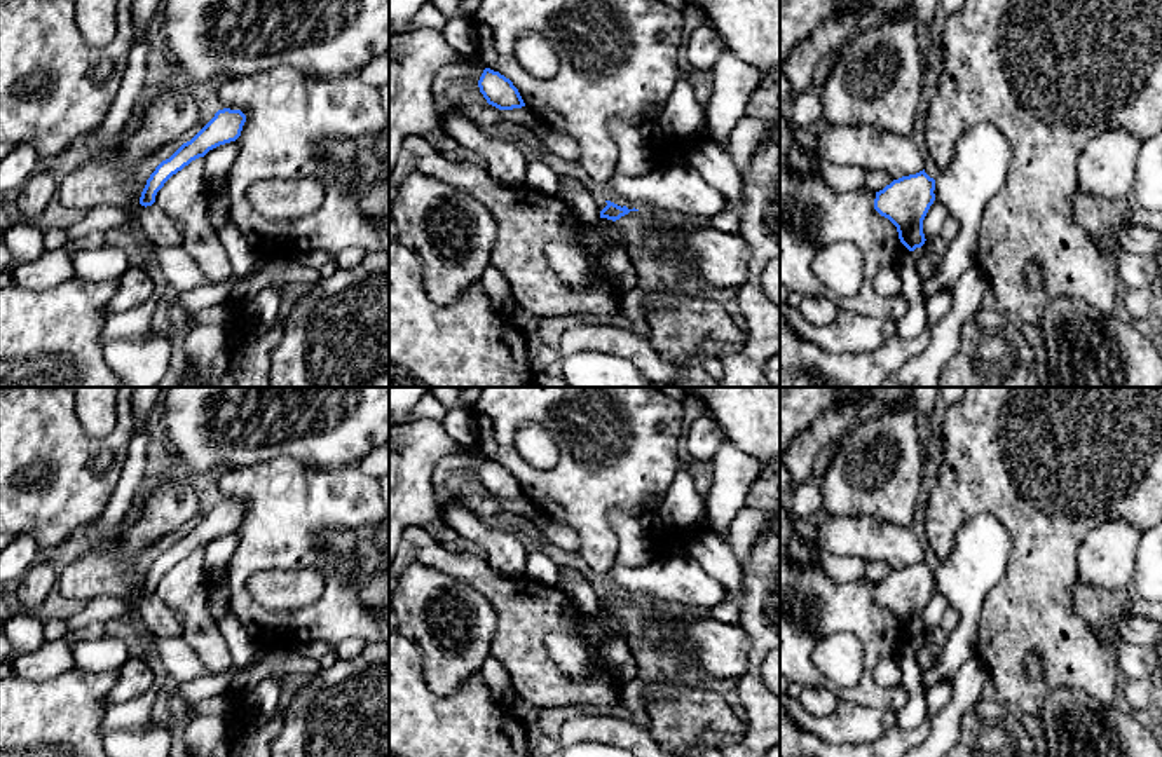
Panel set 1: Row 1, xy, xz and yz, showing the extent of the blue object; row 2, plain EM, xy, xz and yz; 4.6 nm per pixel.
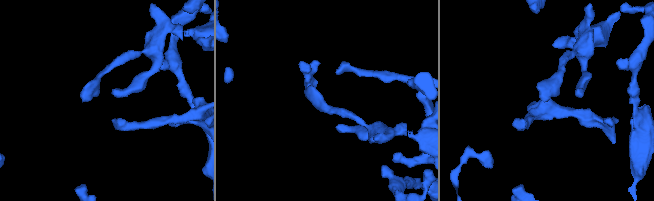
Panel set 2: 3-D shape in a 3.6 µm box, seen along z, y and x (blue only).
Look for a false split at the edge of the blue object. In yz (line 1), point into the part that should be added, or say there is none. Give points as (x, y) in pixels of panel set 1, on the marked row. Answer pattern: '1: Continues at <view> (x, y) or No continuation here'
1: No continuation here

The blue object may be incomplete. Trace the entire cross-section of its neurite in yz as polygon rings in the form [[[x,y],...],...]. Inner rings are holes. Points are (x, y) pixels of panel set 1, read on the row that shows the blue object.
[[[925,169],[893,180],[876,192],[874,209],[888,218],[899,232],[900,242],[914,251],[925,244],[923,220],[935,201],[935,180]]]

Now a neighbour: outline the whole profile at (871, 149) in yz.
[[[827,126],[818,131],[820,157],[839,166],[860,166],[865,173],[885,169],[892,181],[925,169],[913,136],[899,136],[871,126]]]

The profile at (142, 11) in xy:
[[[133,0],[131,16],[134,23],[133,44],[122,84],[105,115],[103,124],[92,136],[112,141],[122,134],[126,120],[131,117],[136,99],[145,85],[148,45],[148,23],[166,0]]]

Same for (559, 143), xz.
[[[541,129],[537,131],[537,136],[543,141],[544,150],[569,162],[578,162],[579,147],[571,136],[551,129]]]

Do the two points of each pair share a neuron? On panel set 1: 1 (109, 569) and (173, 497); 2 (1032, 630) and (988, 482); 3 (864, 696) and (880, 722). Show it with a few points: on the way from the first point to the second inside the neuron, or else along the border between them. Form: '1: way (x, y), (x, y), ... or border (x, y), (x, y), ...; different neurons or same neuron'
1: way (119, 552), (157, 515); same neuron
2: way (1033, 593), (1033, 527), (1025, 518); same neuron
3: border (840, 700), (895, 712); different neurons

